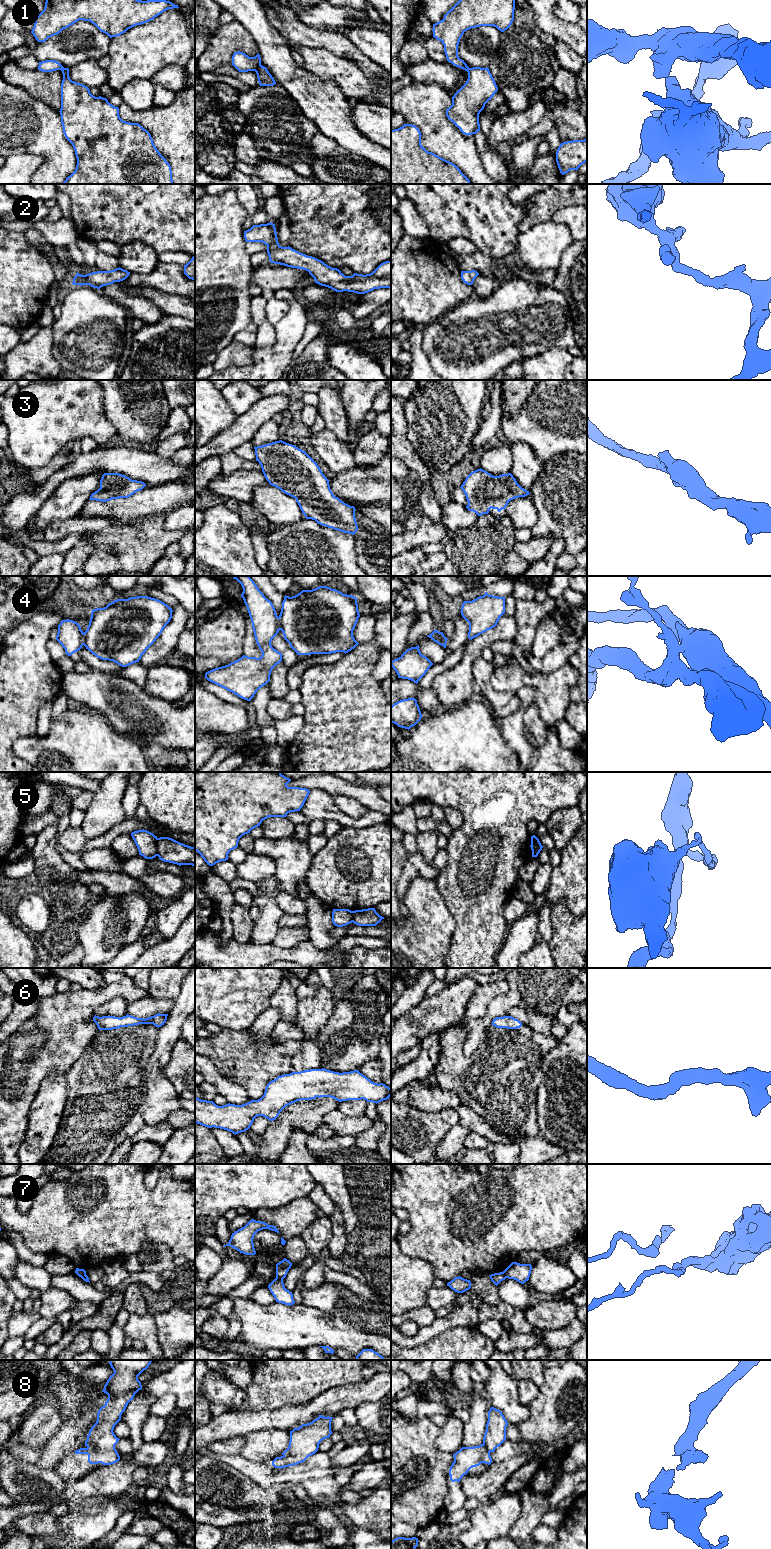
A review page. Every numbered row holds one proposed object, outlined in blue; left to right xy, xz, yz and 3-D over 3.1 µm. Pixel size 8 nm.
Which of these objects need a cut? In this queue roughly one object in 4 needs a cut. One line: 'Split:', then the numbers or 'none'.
Split: 1, 4, 5, 7

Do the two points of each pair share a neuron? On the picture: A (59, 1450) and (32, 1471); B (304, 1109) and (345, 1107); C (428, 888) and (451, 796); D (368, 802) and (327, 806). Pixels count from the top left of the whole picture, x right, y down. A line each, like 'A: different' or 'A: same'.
A: different
B: different
C: different
D: different

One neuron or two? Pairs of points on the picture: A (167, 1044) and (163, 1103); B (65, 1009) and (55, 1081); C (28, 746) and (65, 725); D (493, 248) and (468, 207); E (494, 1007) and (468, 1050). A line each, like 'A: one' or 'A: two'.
A: one
B: two
C: one
D: one
E: one

